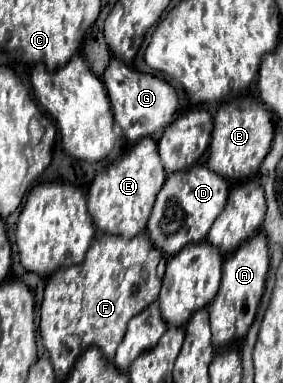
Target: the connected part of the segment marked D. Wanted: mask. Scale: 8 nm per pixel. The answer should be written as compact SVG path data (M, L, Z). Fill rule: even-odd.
M193 166L183 172L171 172L167 174L167 182L163 184L161 192L157 194L157 202L153 206L147 234L151 242L167 256L175 256L183 246L191 242L203 242L215 222L215 218L221 214L223 206L227 204L229 184L223 176L215 174L207 166Z

